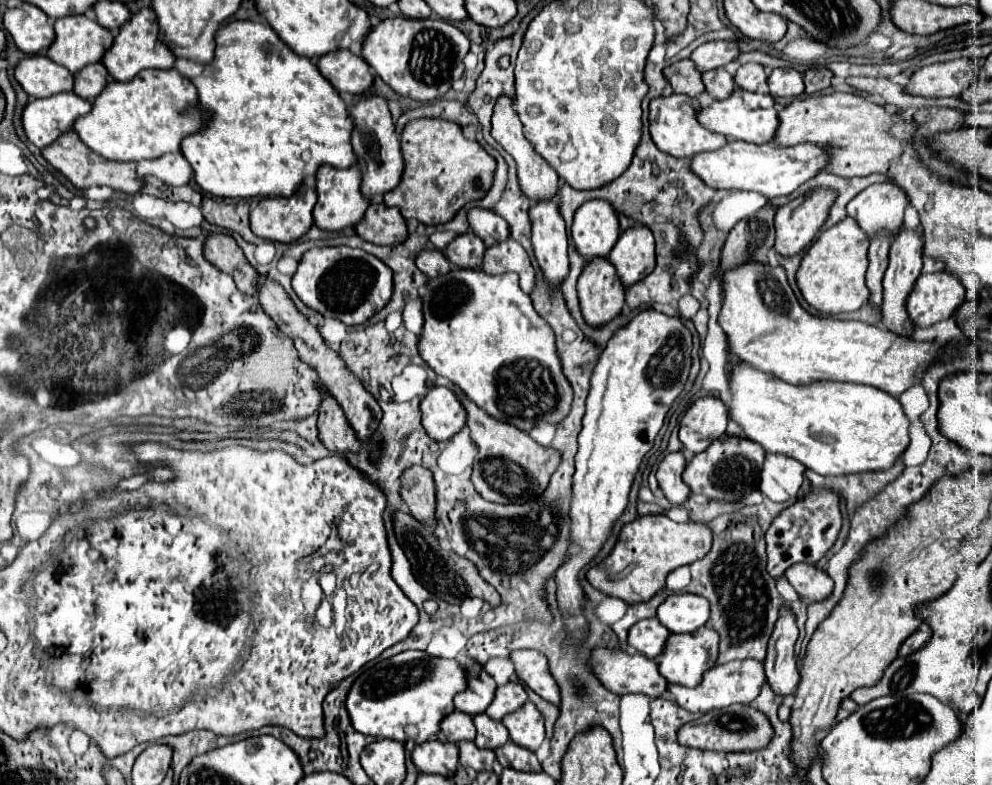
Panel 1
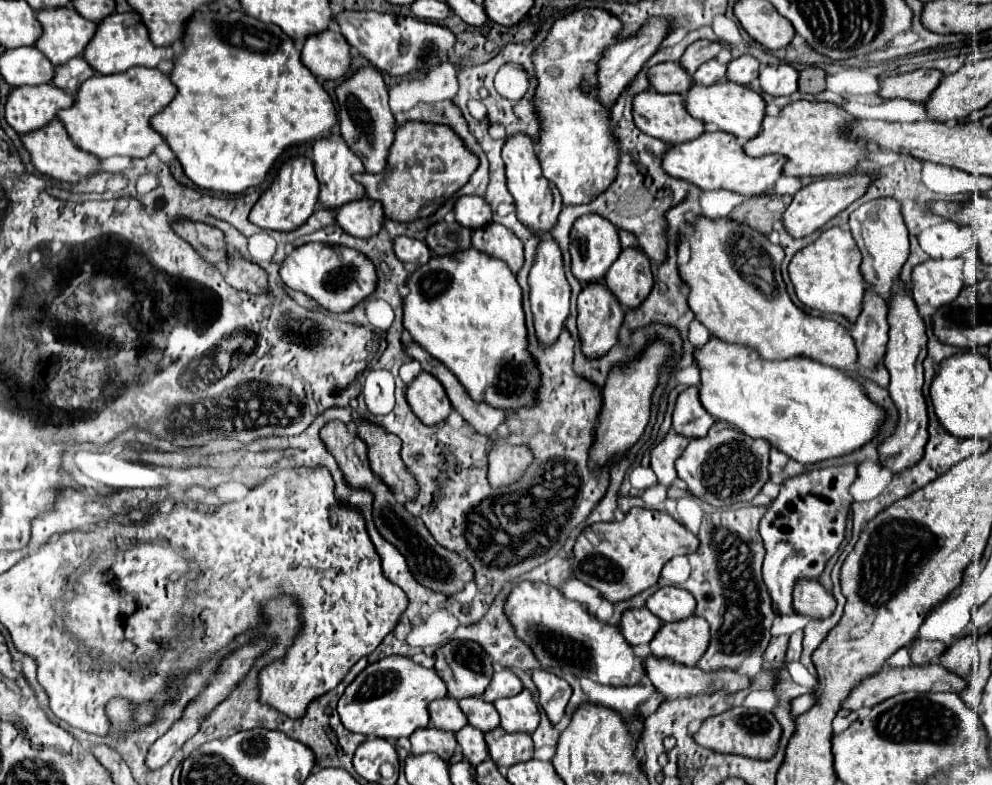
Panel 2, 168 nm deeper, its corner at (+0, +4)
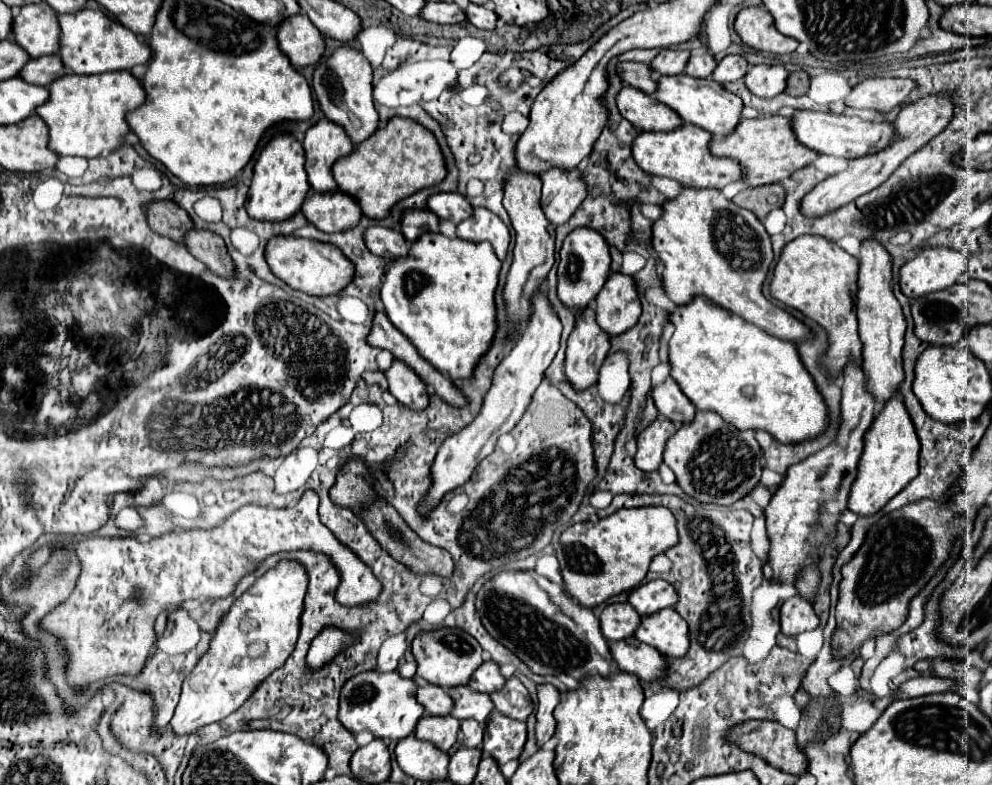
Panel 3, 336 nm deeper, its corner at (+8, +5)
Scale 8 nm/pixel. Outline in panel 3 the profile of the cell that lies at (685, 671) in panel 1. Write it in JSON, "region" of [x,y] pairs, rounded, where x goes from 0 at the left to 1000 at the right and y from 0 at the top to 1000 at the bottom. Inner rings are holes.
{"region":[[[667,776],[659,783],[647,786],[641,814],[657,822],[673,839],[690,837],[696,824],[692,791],[679,776]]]}

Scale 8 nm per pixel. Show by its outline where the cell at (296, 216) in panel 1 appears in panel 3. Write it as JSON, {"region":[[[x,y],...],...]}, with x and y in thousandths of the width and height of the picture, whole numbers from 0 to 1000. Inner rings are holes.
{"region":[[[278,169],[262,192],[256,208],[256,223],[250,241],[248,269],[260,282],[288,282],[296,274],[313,243],[310,223],[306,218],[306,190],[304,182],[292,169]]]}

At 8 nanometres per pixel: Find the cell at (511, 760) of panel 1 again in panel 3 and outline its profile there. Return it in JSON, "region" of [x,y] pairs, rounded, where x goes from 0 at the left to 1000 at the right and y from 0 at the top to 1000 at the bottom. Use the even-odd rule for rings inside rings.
{"region":[[[498,903],[490,921],[488,957],[492,957],[504,975],[514,967],[522,967],[530,946],[530,921],[514,916]]]}

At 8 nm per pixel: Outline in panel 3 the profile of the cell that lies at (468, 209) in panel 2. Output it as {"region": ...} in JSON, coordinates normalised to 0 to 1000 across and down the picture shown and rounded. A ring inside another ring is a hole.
{"region":[[[440,246],[440,248],[431,251],[429,264],[438,274],[442,274],[442,279],[452,279],[460,287],[464,282],[472,279],[472,274],[476,271],[474,256],[464,246]]]}

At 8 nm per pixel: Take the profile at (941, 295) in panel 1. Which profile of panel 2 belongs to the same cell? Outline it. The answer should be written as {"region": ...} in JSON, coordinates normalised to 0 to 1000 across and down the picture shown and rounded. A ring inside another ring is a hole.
{"region":[[[970,329],[933,331],[919,346],[919,380],[923,390],[938,387],[948,392],[950,387],[958,387],[970,367]]]}

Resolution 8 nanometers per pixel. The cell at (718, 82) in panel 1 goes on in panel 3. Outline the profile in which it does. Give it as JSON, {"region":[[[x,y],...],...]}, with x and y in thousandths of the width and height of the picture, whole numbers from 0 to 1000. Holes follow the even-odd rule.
{"region":[[[716,68],[710,70],[696,70],[694,80],[692,80],[692,96],[696,98],[714,98],[722,85],[722,78]]]}

